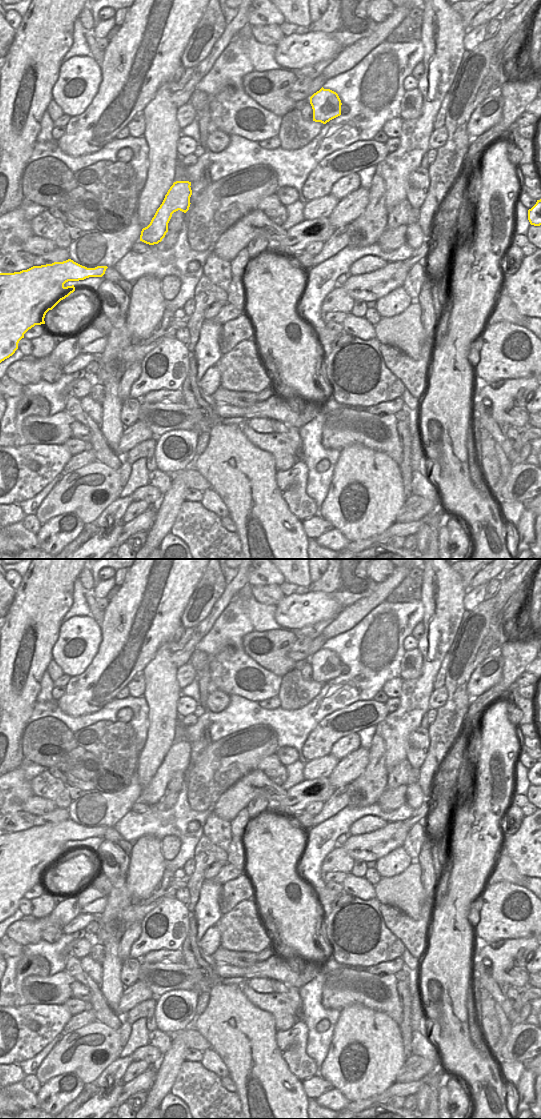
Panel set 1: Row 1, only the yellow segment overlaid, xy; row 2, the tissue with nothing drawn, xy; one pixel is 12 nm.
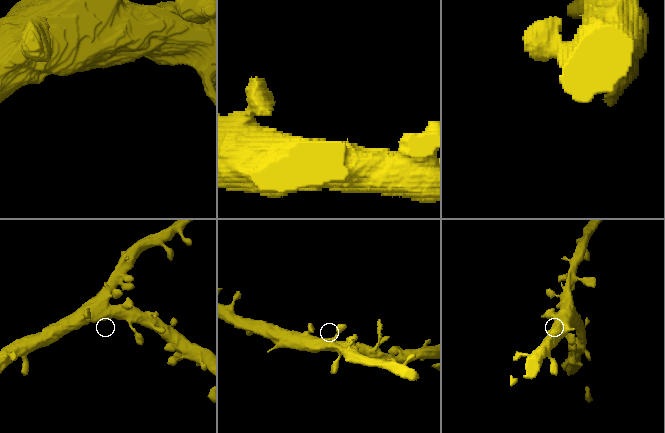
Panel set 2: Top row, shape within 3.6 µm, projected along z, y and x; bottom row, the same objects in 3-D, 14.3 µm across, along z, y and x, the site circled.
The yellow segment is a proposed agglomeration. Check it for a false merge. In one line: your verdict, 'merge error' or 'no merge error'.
no merge error

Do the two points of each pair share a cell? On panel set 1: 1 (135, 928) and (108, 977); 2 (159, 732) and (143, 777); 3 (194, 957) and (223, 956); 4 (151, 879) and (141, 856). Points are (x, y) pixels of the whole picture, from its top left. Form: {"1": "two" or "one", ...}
{"1": "two", "2": "one", "3": "two", "4": "one"}

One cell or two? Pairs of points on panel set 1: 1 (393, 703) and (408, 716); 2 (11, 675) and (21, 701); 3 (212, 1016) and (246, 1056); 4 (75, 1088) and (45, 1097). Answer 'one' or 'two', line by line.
1: two
2: one
3: one
4: one

